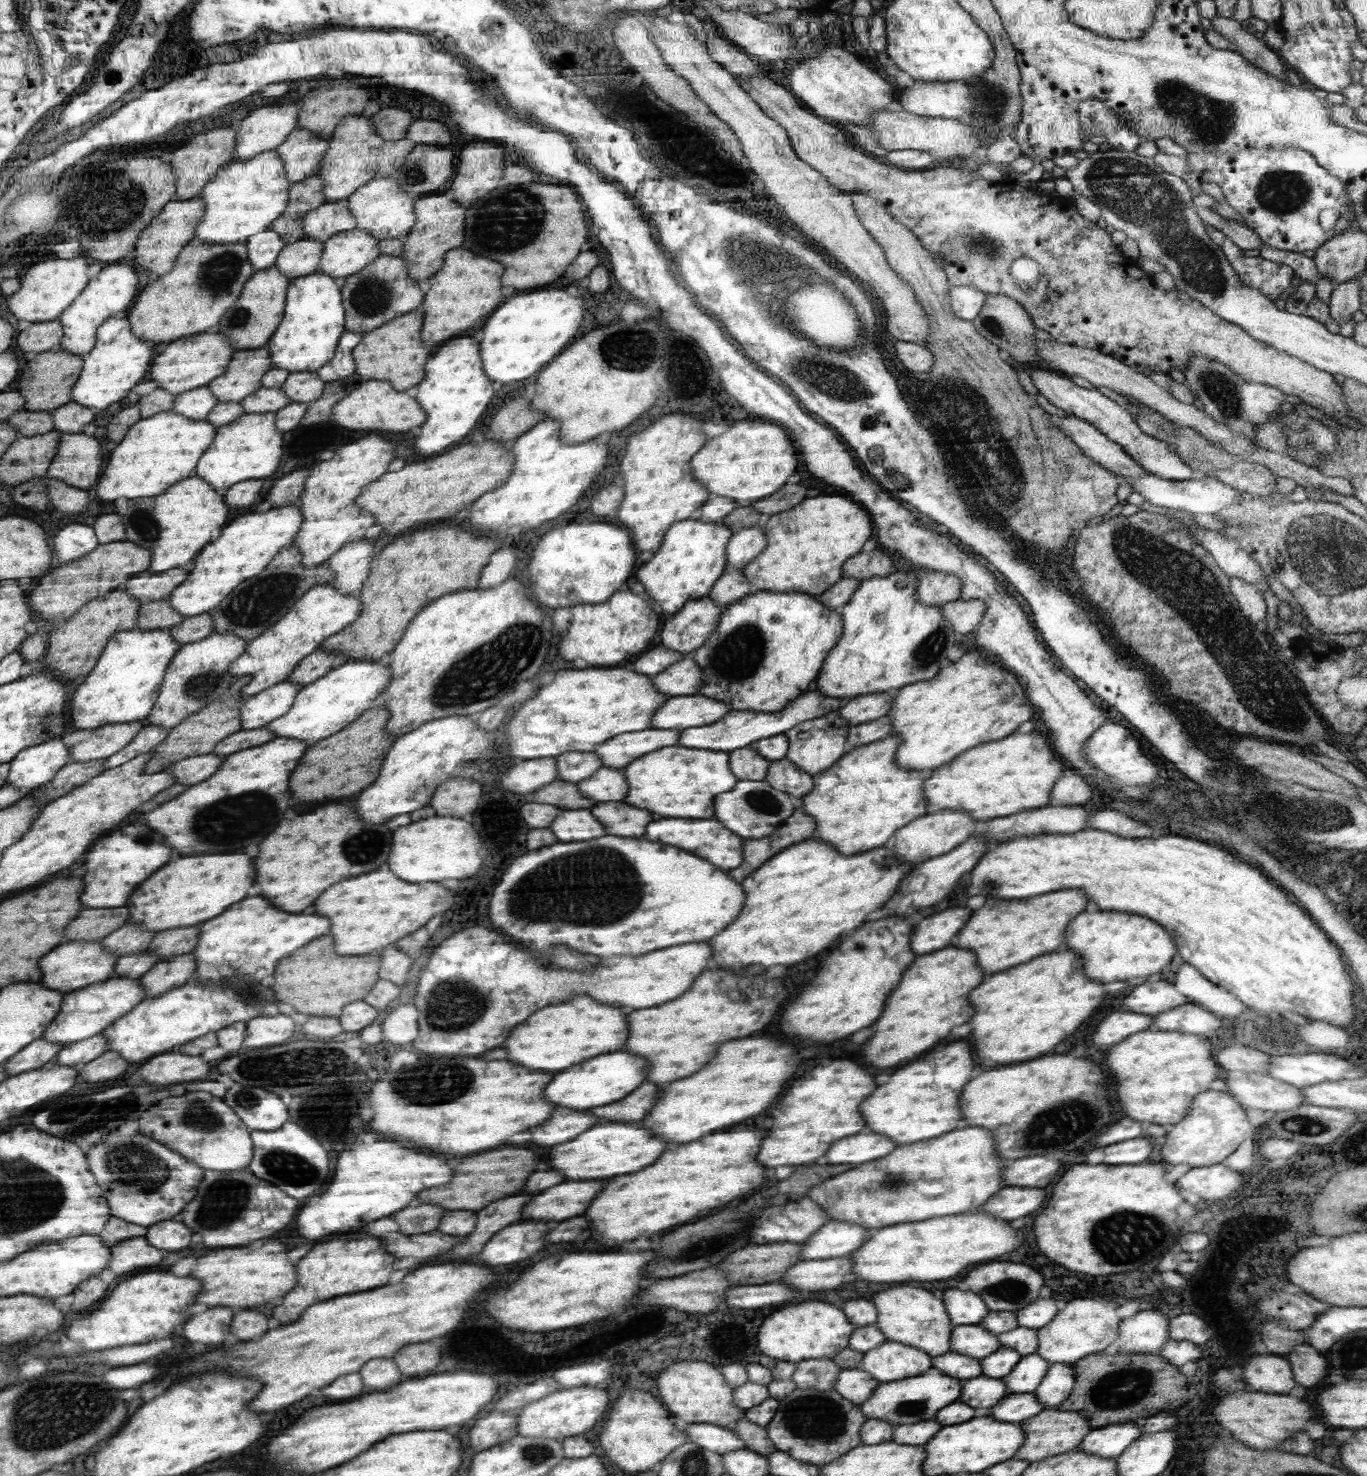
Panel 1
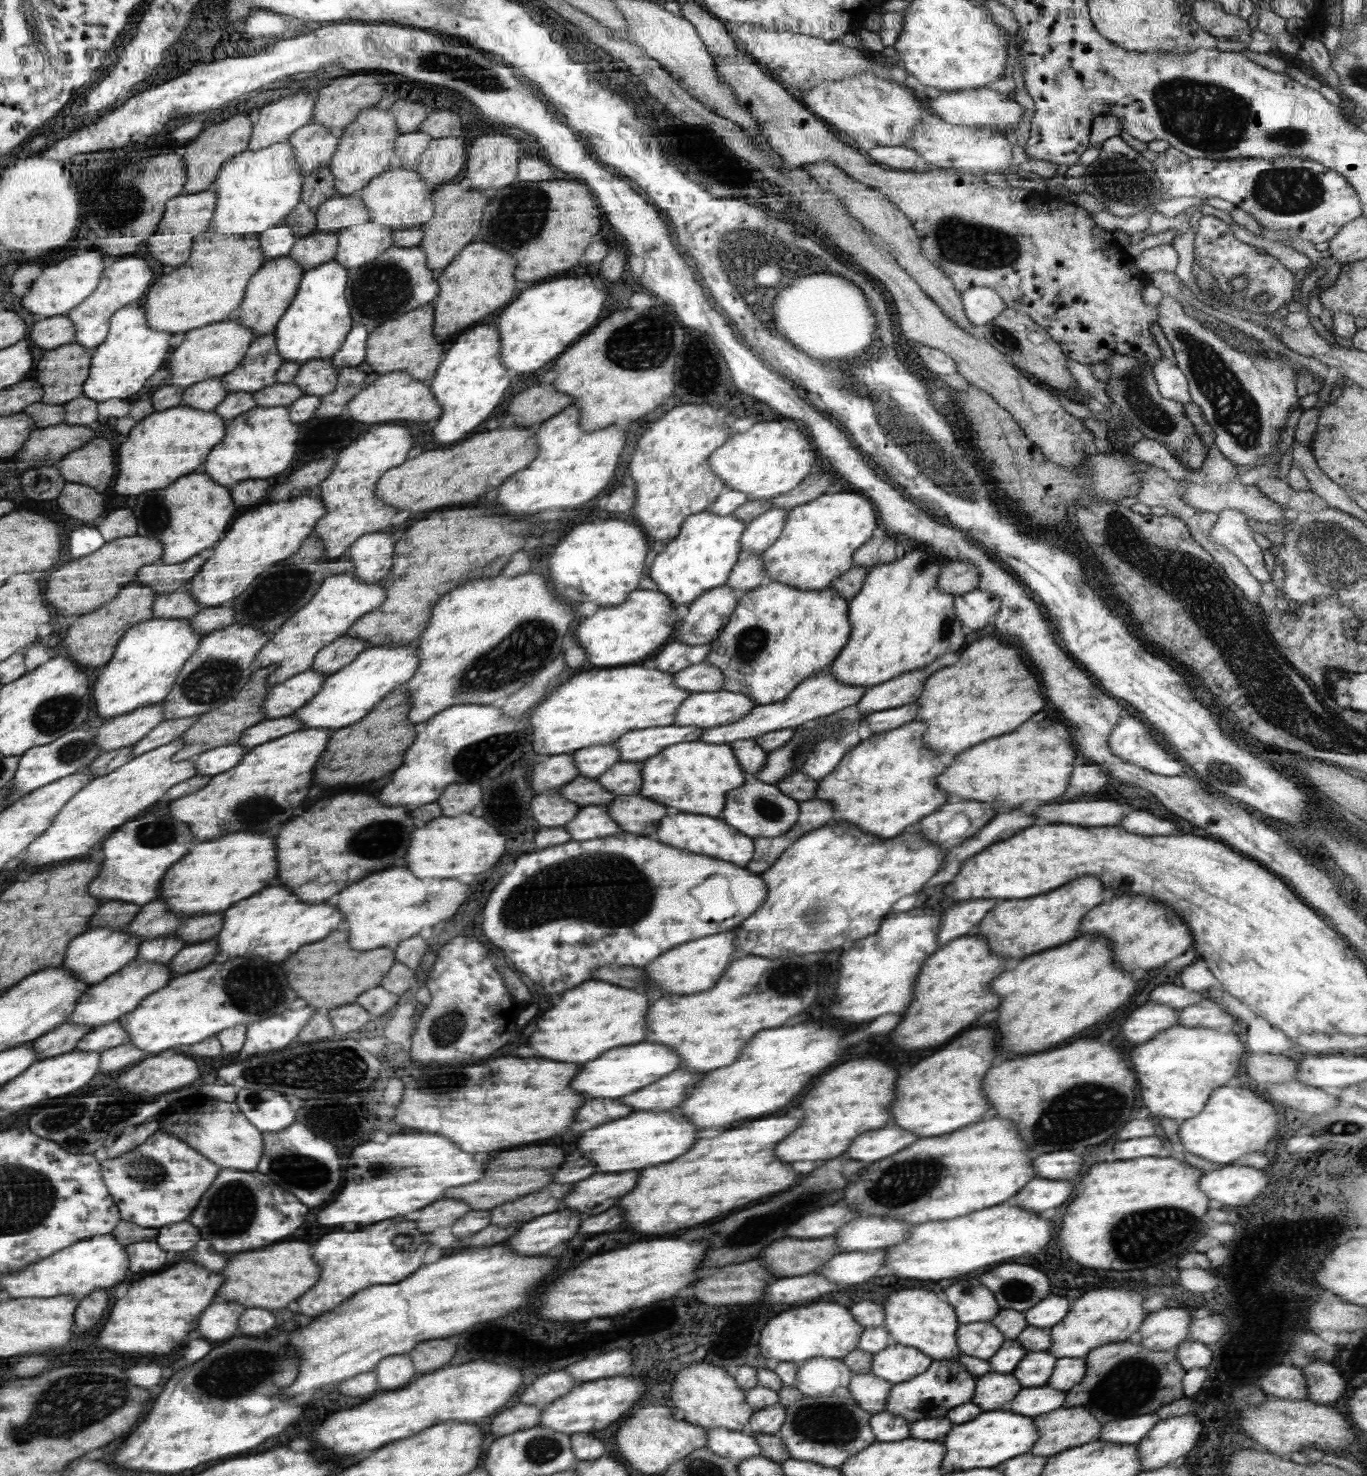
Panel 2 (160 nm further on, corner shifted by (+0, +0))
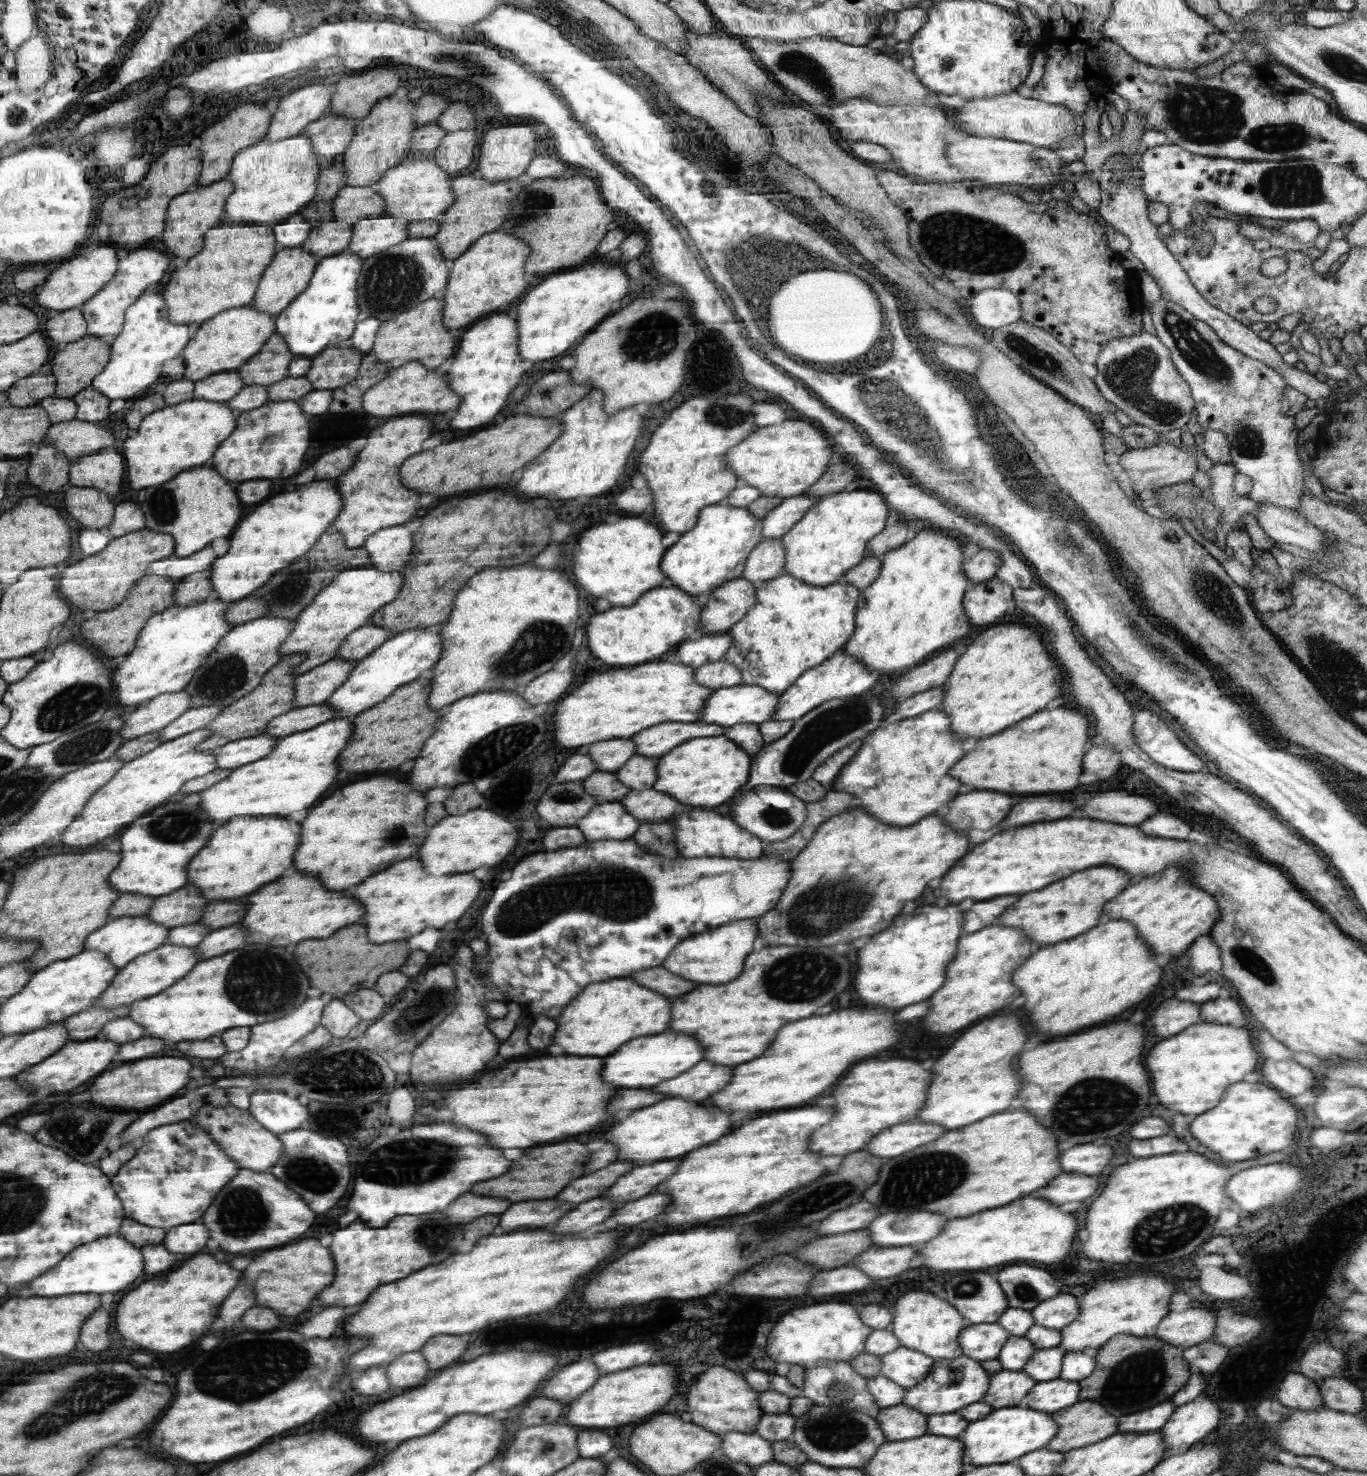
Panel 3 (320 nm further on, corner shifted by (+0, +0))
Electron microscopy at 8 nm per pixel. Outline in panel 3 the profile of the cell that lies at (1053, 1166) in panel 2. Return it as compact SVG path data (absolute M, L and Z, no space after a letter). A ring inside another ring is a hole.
M1078 1144L1066 1152L1062 1152L1062 1168L1064 1172L1080 1172L1096 1176L1106 1170L1114 1156L1112 1146L1096 1146L1096 1144Z

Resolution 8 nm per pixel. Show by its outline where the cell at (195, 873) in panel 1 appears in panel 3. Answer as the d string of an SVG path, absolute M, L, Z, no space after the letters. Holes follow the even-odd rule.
M242 816L226 822L210 838L210 846L190 862L190 882L209 900L246 897L278 880L294 862L300 840L300 824L276 816Z

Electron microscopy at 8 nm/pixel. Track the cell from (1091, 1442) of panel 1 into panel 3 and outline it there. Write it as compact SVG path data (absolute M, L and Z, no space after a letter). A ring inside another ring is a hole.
M1166 1401L1152 1408L1134 1414L1118 1417L1118 1431L1121 1433L1149 1433L1160 1431L1174 1414L1175 1404Z

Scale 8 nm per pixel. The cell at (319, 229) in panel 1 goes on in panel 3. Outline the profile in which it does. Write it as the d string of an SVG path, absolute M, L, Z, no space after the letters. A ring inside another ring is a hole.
M347 184L333 202L333 220L352 226L366 218L383 217L386 212L386 201L378 192L378 187L377 184L370 186Z

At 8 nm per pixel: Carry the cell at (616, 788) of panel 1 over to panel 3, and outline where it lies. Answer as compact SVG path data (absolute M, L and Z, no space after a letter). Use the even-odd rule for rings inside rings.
M634 756L626 766L618 769L617 777L631 789L652 788L656 782L656 758Z

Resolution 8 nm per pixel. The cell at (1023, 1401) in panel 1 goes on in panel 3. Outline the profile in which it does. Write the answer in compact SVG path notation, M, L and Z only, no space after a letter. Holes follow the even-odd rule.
M1060 1378L1038 1382L1026 1396L1026 1406L1042 1412L1062 1410L1079 1401L1080 1387L1079 1381Z

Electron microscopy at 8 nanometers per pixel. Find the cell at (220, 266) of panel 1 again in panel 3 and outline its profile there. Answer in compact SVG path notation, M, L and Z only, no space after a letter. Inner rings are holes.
M224 219L221 222L224 224L219 224L214 230L210 230L210 234L206 234L206 250L190 258L186 266L178 267L170 276L168 284L160 289L169 310L169 319L173 323L189 325L192 322L204 322L228 308L248 307L256 301L262 275L279 250L272 227L236 224Z

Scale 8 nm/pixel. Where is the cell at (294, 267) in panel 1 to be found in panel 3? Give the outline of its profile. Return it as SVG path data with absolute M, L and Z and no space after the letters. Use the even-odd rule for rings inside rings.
M330 220L316 228L311 228L308 239L304 241L301 248L316 255L319 259L336 256L347 251L351 237L352 228L350 225Z

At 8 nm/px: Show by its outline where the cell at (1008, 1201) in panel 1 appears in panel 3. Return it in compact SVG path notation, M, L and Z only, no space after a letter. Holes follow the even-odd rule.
M1062 1172L1058 1178L1054 1178L1048 1186L1042 1188L1042 1198L1062 1206L1066 1202L1082 1202L1086 1198L1092 1198L1098 1188L1100 1182L1096 1176Z

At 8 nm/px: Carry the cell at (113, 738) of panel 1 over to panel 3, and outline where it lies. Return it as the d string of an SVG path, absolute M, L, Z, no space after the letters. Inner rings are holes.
M188 691L174 694L162 694L136 707L125 719L121 735L125 740L138 738L166 728L168 724L180 718L184 712L193 708Z

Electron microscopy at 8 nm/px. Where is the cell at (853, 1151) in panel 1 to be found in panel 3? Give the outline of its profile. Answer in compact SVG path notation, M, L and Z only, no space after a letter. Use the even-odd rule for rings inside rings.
M916 1120L916 1122L908 1122L908 1124L898 1124L898 1126L892 1126L892 1128L880 1132L874 1138L874 1142L865 1149L880 1158L894 1158L894 1156L906 1154L922 1144L934 1142L944 1132L946 1132L946 1128L942 1128L942 1126L934 1126L934 1124Z

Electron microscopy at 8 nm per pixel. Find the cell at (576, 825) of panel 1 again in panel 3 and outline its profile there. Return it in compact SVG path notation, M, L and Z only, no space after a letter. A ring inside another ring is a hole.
M604 801L578 822L578 828L582 828L584 837L592 842L632 838L640 826L638 819L620 801Z

